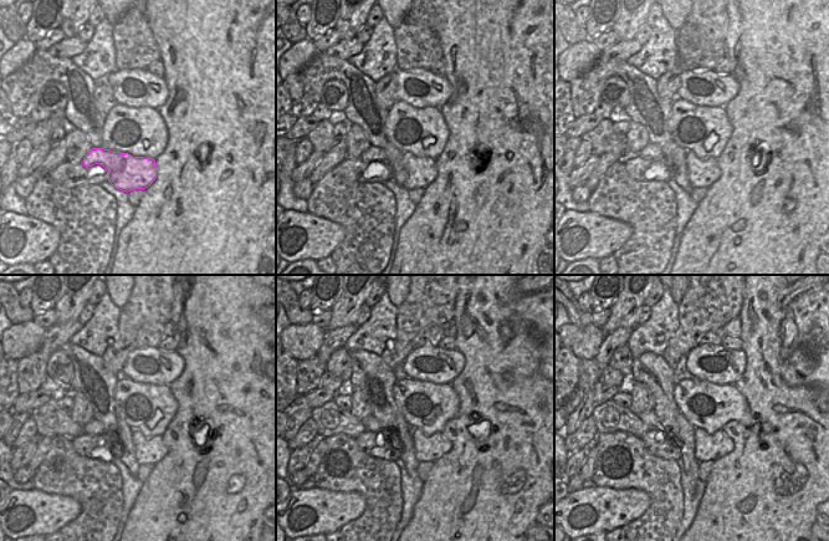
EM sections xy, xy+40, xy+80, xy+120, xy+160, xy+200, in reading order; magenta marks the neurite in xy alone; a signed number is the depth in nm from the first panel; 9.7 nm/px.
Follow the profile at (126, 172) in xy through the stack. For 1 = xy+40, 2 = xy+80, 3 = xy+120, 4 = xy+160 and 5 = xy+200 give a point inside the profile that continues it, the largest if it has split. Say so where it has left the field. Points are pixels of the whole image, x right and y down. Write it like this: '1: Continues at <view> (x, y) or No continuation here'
1: Continues at xy+40 (420, 172)
2: Continues at xy+80 (702, 172)
3: Continues at xy+120 (148, 450)
4: Continues at xy+160 (431, 448)
5: Continues at xy+200 (707, 447).

